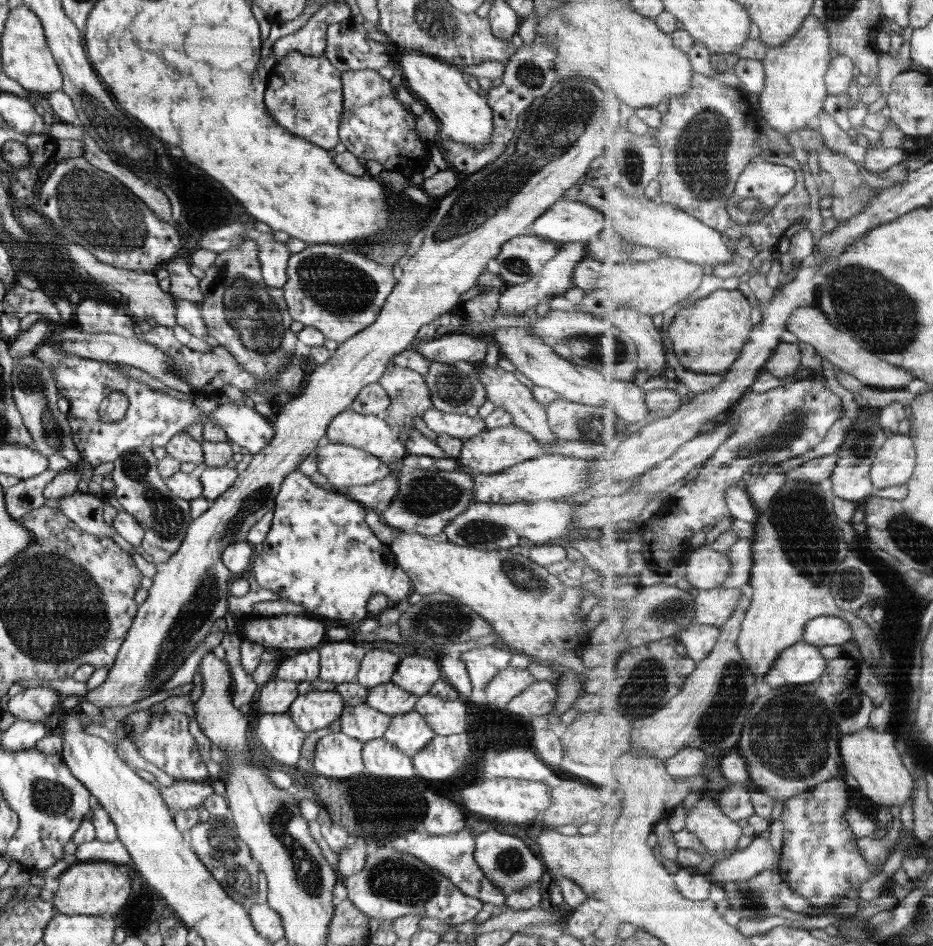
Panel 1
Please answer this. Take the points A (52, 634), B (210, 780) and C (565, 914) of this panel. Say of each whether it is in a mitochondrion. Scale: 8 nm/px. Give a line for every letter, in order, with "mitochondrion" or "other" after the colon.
A: mitochondrion
B: other
C: other

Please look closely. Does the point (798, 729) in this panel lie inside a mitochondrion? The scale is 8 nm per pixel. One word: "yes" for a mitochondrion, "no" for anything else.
no

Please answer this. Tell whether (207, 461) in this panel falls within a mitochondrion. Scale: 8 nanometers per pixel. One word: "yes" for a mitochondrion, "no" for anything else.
no

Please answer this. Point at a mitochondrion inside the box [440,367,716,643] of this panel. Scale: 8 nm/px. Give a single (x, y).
(525, 578)

